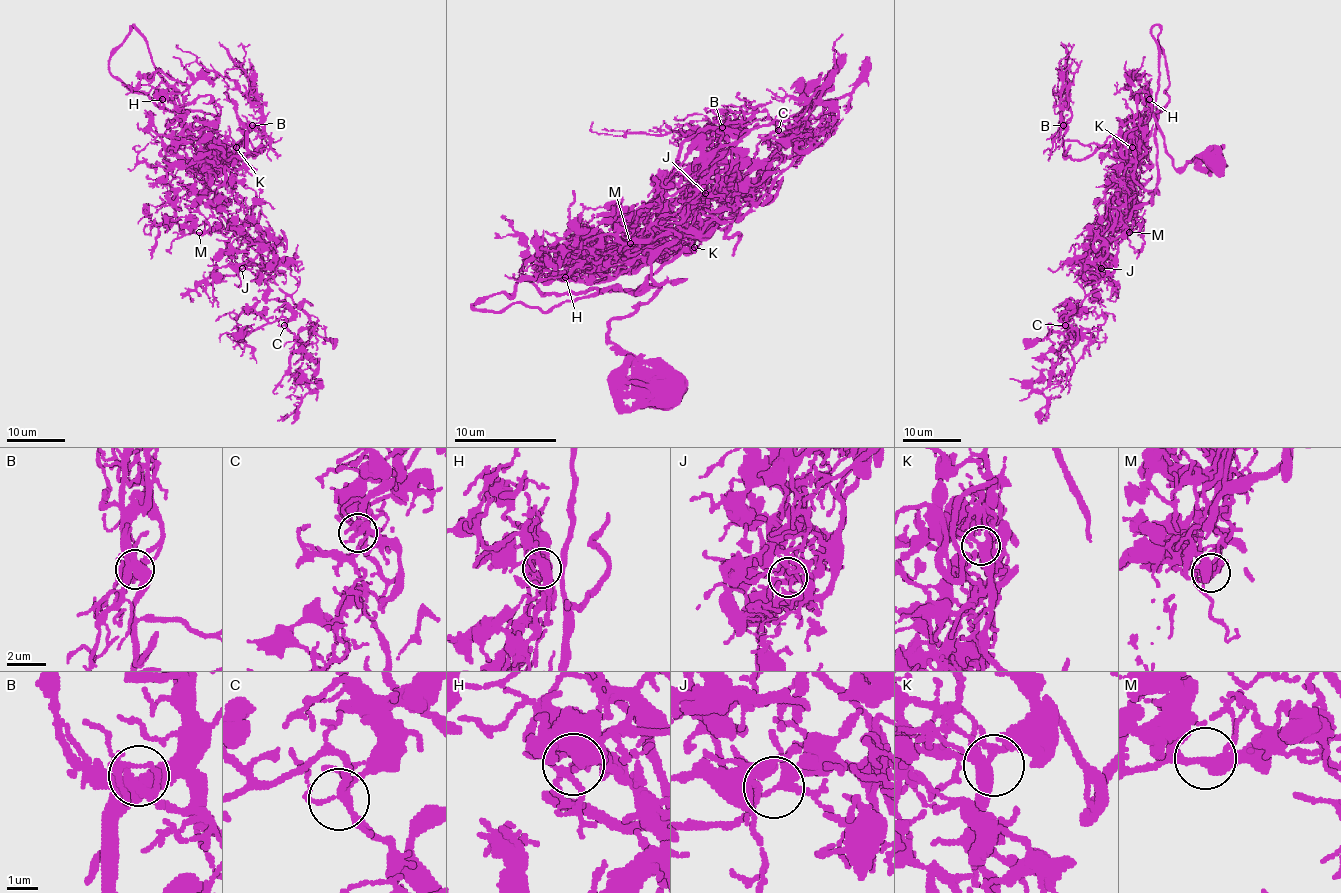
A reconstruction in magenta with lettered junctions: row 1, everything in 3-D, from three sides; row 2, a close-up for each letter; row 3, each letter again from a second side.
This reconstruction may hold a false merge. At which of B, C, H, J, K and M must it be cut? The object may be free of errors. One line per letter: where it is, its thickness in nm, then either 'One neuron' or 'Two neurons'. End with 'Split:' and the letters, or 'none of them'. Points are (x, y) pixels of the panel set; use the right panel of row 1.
B: Place: (1063, 125). Thickness 220 nm. One neuron
C: Place: (1065, 325). Thickness 220 nm. One neuron
H: Place: (1149, 99). Thickness 320 nm. Two neurons
J: Place: (1101, 268). Thickness 260 nm. One neuron
K: Place: (1132, 147). Thickness 320 nm. One neuron
M: Place: (1129, 232). Thickness 300 nm. One neuron
Split: H

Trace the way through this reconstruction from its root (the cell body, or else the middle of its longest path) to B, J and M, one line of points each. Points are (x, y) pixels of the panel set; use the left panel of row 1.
B: (218, 160), (186, 166), (216, 119), (183, 112), (200, 146), (227, 159), (246, 152), (252, 125)
J: (218, 160), (186, 166), (216, 119), (185, 111), (211, 203), (236, 228), (226, 249), (242, 268)
M: (218, 160), (186, 166), (216, 119), (185, 111), (185, 160), (175, 175), (198, 195), (200, 232)

